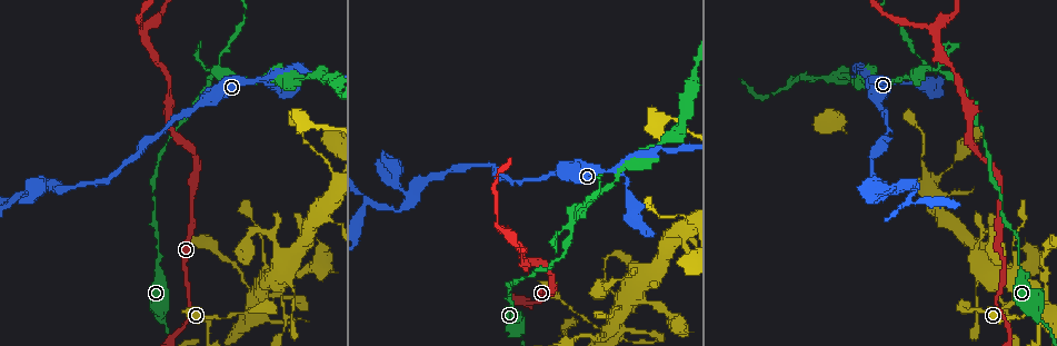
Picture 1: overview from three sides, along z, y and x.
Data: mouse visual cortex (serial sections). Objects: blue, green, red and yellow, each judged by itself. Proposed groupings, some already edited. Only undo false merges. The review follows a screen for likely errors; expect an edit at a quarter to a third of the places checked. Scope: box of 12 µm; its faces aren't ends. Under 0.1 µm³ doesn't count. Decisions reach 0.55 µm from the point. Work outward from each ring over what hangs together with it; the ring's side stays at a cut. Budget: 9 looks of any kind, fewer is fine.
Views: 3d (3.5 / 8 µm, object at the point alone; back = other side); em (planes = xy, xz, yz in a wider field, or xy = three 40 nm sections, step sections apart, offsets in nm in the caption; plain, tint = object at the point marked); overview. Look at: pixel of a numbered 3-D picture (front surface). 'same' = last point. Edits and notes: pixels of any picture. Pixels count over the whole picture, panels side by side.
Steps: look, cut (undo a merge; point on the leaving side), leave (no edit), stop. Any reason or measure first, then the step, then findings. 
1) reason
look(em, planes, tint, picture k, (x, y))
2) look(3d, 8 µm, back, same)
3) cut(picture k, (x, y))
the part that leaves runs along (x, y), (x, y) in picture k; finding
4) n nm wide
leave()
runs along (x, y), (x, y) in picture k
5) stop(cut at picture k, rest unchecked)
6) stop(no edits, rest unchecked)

arms part here
look(3d, 3.5 µm, picture 1, (500, 234))

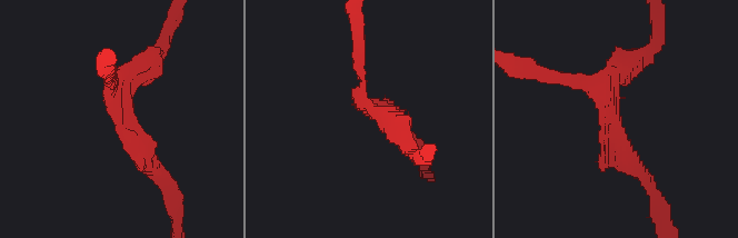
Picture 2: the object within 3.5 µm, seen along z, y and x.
3 arms; arms of 150, 250, 250 nm; shape alone is not enough
look(em, xy, step 5, tint, picture 2, (611, 118))

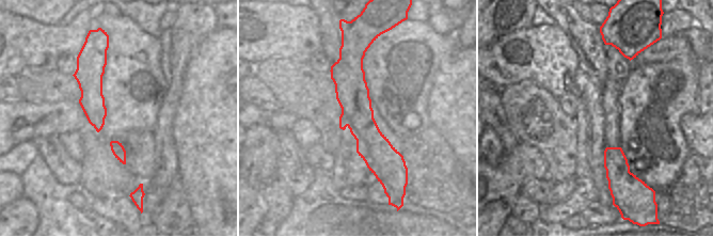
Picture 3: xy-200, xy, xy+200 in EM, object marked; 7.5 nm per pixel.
another direction
look(em, xy, step 1, tint, same)

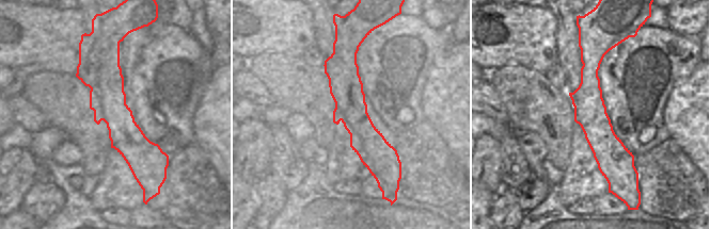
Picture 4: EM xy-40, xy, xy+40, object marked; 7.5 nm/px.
leave()
runs along (584, 42), (589, 112), (611, 179) in picture 4; all the same cell

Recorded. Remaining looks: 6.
three arms meet
look(3d, 3.5 µm, picture 1, (216, 69))

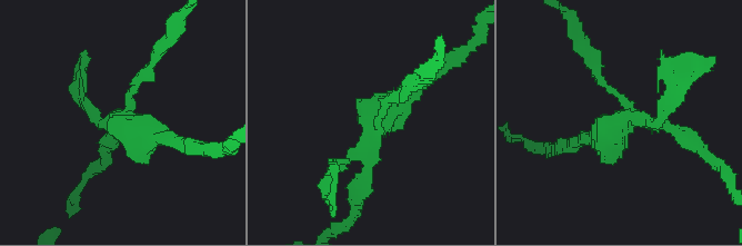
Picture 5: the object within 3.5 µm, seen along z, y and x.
look(em, xy, step 3, tint, picture 5, (629, 119))

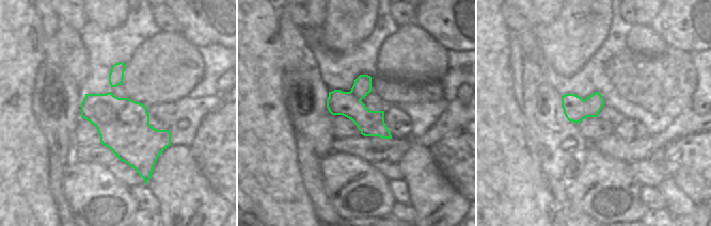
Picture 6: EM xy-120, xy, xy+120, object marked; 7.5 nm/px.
cut(picture 5, (601, 136))
the part that leaves runs along (661, 122), (579, 139) in picture 5; two cells meet here

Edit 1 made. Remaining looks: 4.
look(overview)

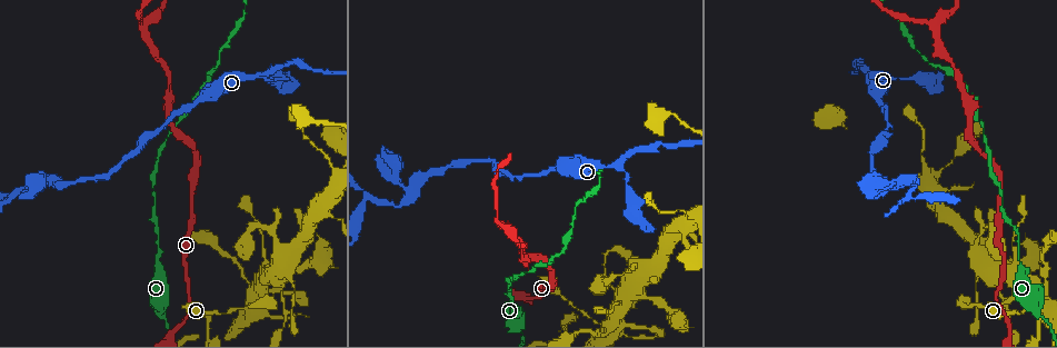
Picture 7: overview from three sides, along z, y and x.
three-way junction
look(3d, 3.5 µm, picture 7, (615, 167))

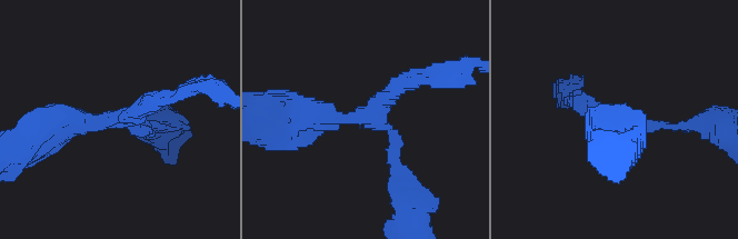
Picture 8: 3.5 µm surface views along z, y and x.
3 arms; arms of 150, 250, 300 nm
look(em, xy, step 2, tint, picture 8, (372, 117))

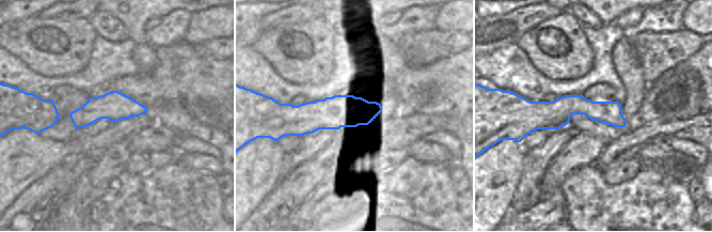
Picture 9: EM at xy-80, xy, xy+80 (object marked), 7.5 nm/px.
leave()
runs along (299, 129), (370, 116), (395, 135), (398, 175) in picture 8; continuous, no second cell

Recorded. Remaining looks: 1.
stop(cut at picture 5, rest unchecked)

